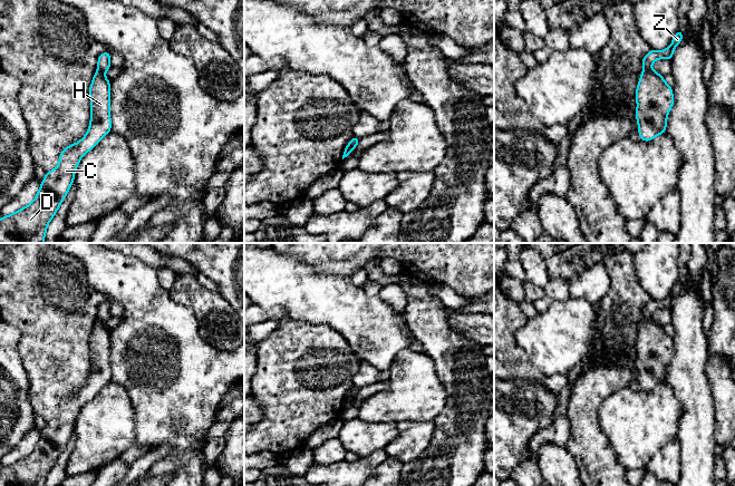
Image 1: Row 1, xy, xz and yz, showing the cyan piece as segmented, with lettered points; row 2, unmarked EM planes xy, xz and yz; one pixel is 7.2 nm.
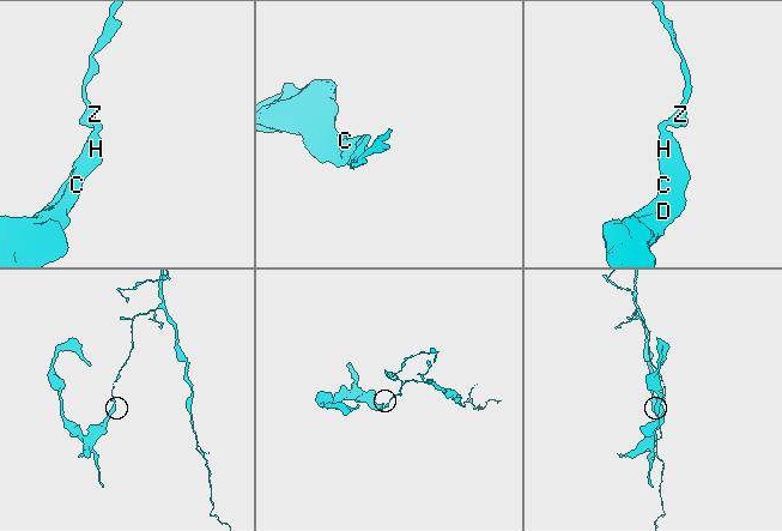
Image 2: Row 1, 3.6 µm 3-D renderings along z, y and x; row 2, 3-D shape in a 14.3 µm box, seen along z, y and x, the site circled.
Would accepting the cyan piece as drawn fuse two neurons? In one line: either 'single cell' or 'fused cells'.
fused cells

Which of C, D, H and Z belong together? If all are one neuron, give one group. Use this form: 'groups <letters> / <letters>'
groups C D H / Z

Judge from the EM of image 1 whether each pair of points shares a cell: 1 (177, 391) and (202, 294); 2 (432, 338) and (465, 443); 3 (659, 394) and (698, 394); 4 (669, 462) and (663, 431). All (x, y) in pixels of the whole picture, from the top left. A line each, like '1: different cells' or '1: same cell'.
1: different cells
2: same cell
3: different cells
4: different cells

